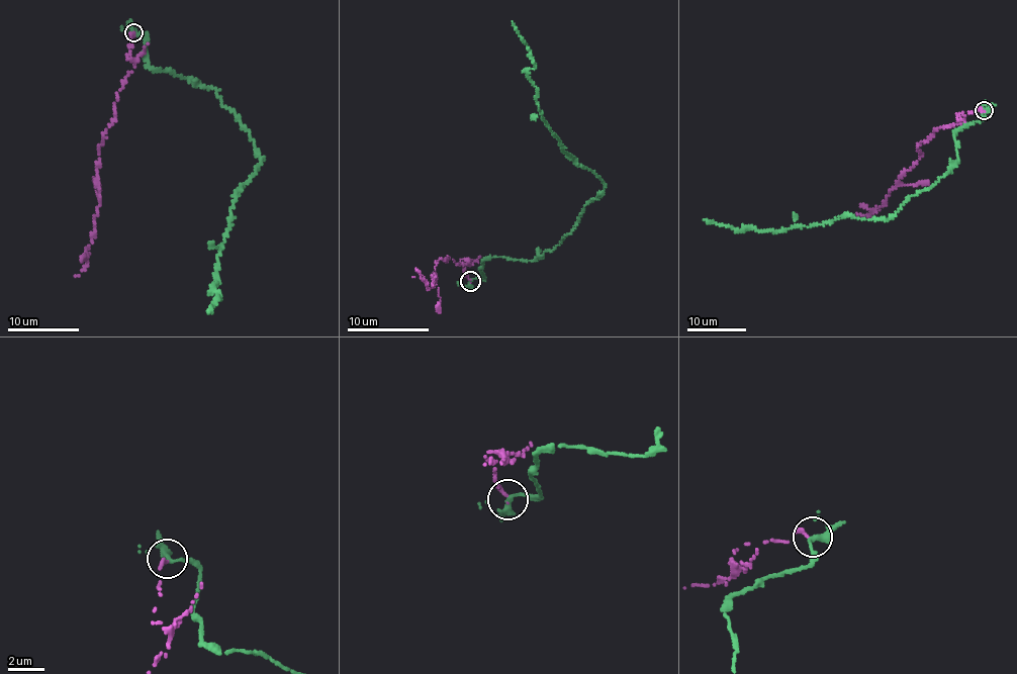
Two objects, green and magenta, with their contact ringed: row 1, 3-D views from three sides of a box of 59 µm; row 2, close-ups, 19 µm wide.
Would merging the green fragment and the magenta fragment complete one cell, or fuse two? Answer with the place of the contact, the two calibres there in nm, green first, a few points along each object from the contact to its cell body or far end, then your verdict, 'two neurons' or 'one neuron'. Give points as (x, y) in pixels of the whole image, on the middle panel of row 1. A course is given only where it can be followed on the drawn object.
(470, 281) | 300/180 nm | green via (470, 281), (485, 278), (485, 259), (554, 250), (604, 191), (538, 111), (536, 64), (512, 21) | magenta via (470, 282), (460, 263), (468, 264), (446, 257), (435, 261), (434, 287), (427, 289), (424, 278), (412, 277) | two neurons

